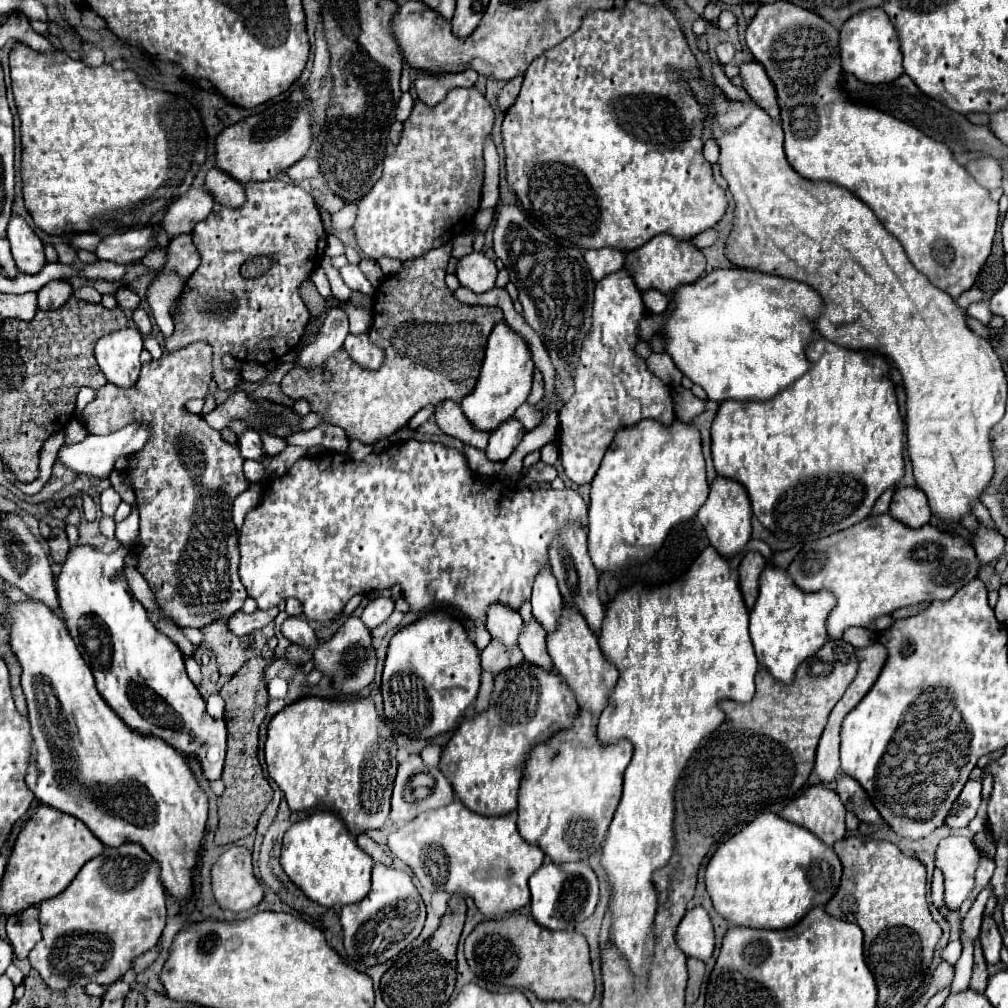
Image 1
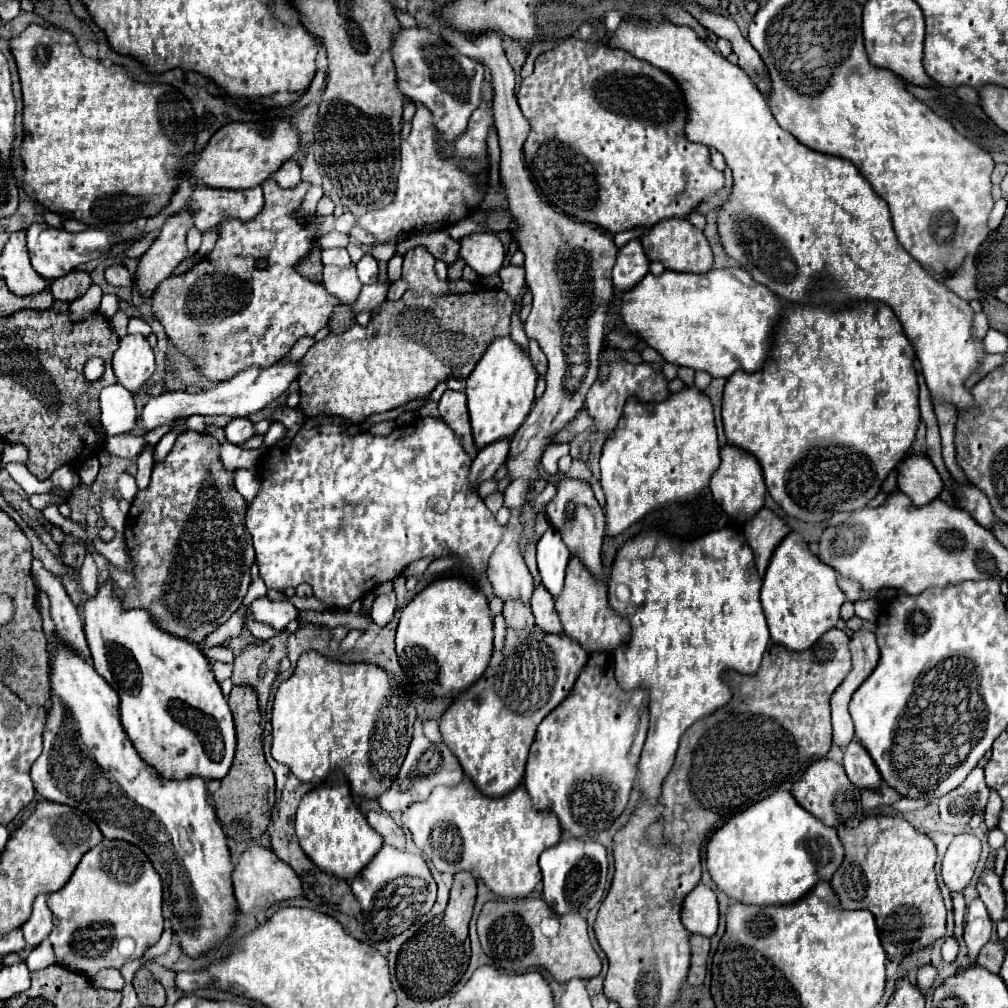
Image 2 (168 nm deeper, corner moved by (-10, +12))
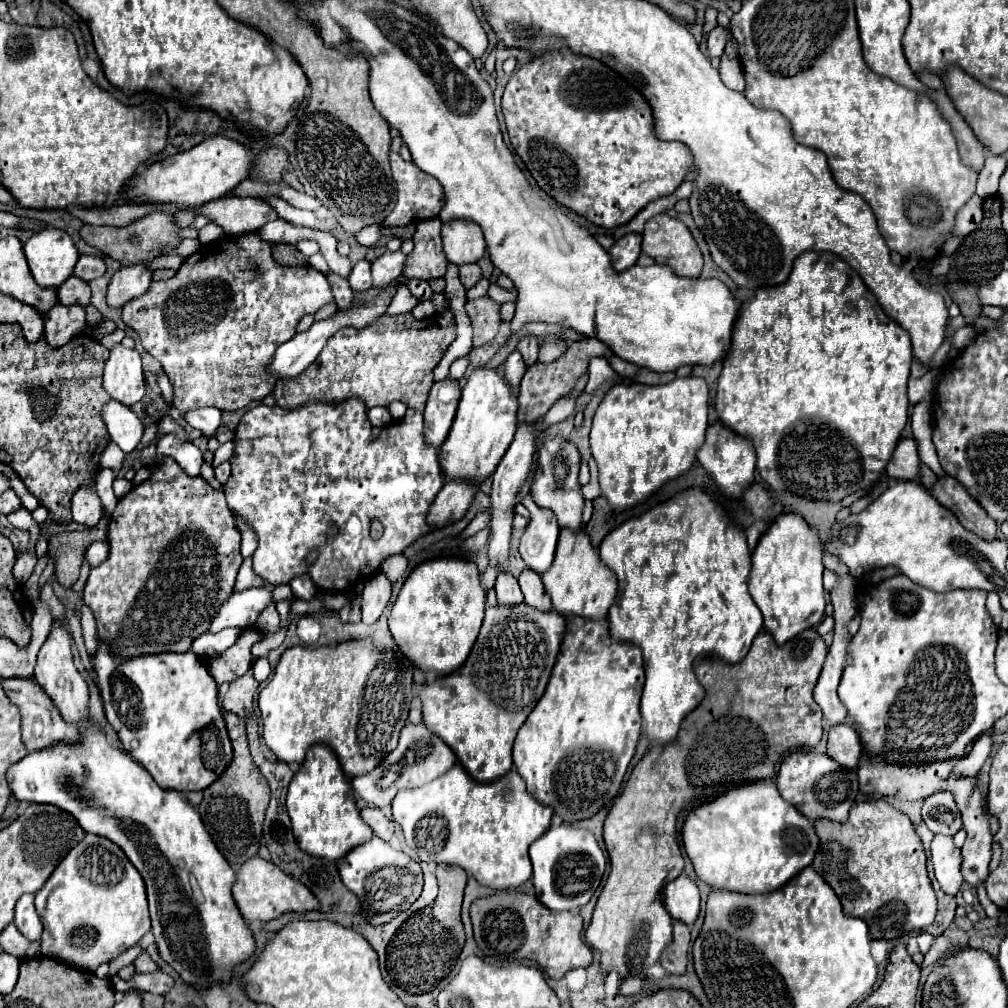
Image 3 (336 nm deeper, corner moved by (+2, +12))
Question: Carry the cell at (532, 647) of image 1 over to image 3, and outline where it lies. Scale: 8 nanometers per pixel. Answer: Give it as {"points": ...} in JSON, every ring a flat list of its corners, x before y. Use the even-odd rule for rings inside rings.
{"points":[[526,569,520,577,518,577,520,589,524,593,524,603,532,609,542,609,542,611,550,611,550,597,544,591,542,579,536,577,536,573,532,569]]}

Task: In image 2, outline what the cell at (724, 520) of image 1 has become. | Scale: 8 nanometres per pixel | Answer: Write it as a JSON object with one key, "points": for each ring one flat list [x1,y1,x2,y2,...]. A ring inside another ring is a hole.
{"points":[[724,445,720,449,720,459,722,459,720,467,714,471,714,475,710,479,712,495,728,515,732,515,736,521,744,523,744,521,752,519,754,513,758,513,764,505,766,485,764,485,764,477,762,477,762,467,752,453,738,449,734,445]]}

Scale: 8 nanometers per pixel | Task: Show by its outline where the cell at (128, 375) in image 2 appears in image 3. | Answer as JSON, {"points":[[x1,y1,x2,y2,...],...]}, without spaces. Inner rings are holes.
{"points":[[116,343,104,367,104,389,110,397,132,405,144,397,144,373,140,353]]}

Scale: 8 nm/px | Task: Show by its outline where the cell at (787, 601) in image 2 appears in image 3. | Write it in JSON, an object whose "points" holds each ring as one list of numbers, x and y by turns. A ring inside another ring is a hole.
{"points":[[784,513,760,537,752,553,750,595,764,615,764,629,778,645,796,637,804,629,816,627,824,617,824,589,822,589,822,543,818,533,808,527,804,517]]}

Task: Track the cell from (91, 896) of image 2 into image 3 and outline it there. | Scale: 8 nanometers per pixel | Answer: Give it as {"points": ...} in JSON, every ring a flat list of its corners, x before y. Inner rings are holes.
{"points":[[86,835,60,861,46,885,36,893,36,911,44,925,42,955,60,959,80,971,96,971,98,965,116,959,150,931,146,887,140,873,118,845,98,835]]}

